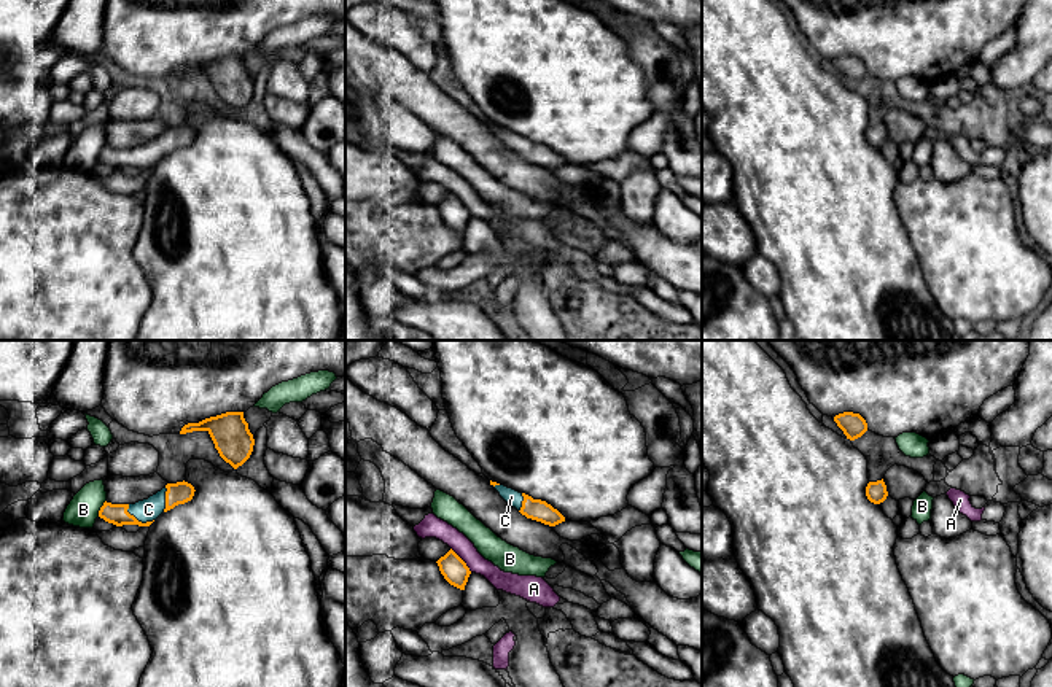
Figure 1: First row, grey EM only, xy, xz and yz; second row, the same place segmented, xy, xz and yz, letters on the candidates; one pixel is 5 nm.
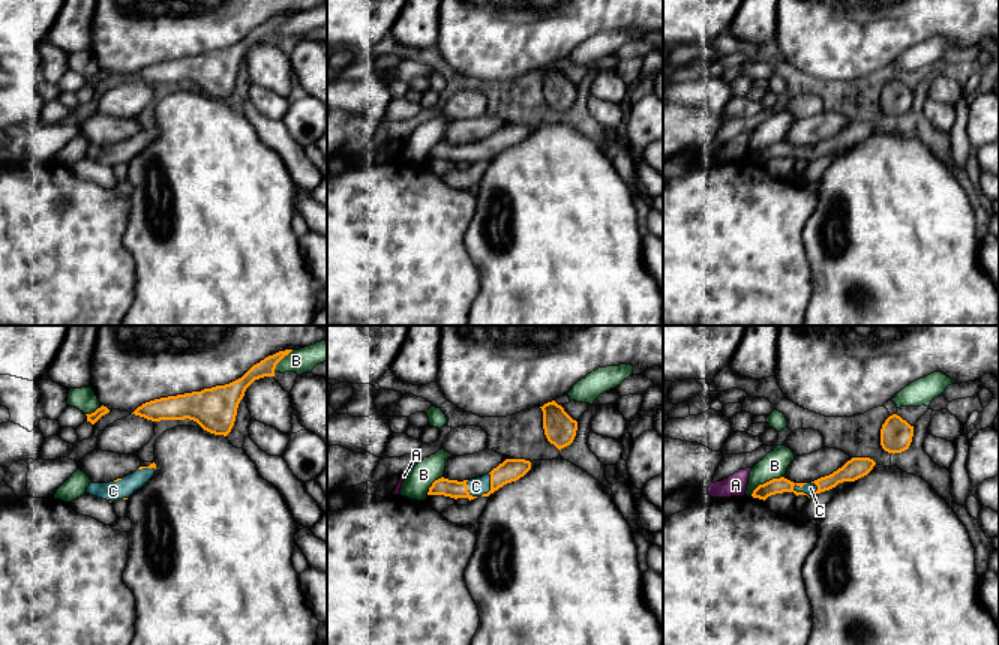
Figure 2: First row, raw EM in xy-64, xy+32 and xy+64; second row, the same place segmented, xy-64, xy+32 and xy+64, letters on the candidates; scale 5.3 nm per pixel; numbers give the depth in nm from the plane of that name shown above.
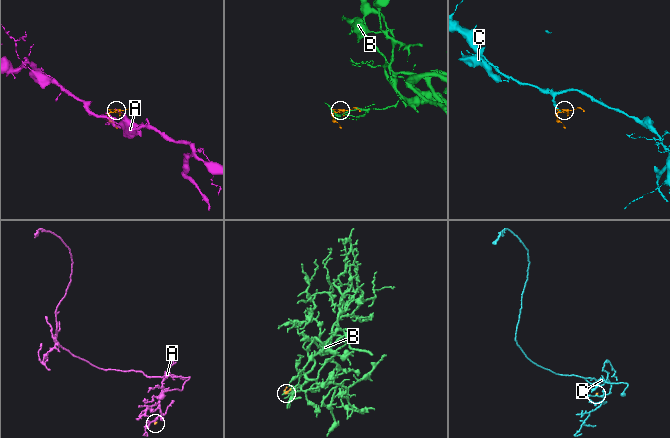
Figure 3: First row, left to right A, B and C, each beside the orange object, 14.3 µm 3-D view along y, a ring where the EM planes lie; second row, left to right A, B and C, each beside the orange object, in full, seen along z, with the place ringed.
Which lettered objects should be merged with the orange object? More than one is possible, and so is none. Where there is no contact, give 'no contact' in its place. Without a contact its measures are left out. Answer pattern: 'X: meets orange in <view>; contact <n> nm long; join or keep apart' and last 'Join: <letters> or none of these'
A: meets orange in xz; contact 170 nm long; keep apart
B: meets orange in xy; contact 100 nm long; keep apart
C: meets orange in xy; contact 160 nm long; join
Join: C

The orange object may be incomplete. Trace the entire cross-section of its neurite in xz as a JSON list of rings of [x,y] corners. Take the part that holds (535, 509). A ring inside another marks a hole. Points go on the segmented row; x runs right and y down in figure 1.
[[[490,480],[490,485],[500,493],[500,496],[512,507],[516,507],[527,518],[541,522],[549,526],[555,526],[565,522],[565,517],[551,504],[541,499],[533,499],[525,493],[519,493],[512,488],[500,485]]]

